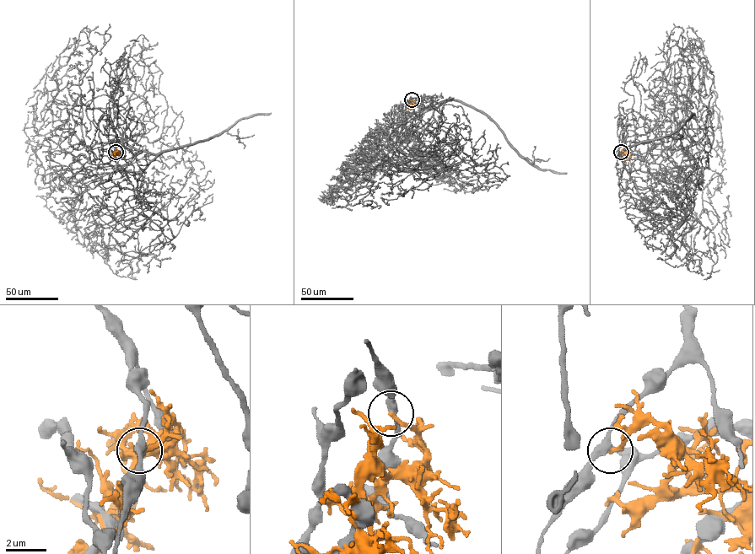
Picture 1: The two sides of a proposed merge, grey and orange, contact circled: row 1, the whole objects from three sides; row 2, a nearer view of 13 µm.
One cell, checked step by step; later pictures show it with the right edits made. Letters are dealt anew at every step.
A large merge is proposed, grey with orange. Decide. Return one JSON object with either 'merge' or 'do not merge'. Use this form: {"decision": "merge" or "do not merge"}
{"decision": "do not merge"}

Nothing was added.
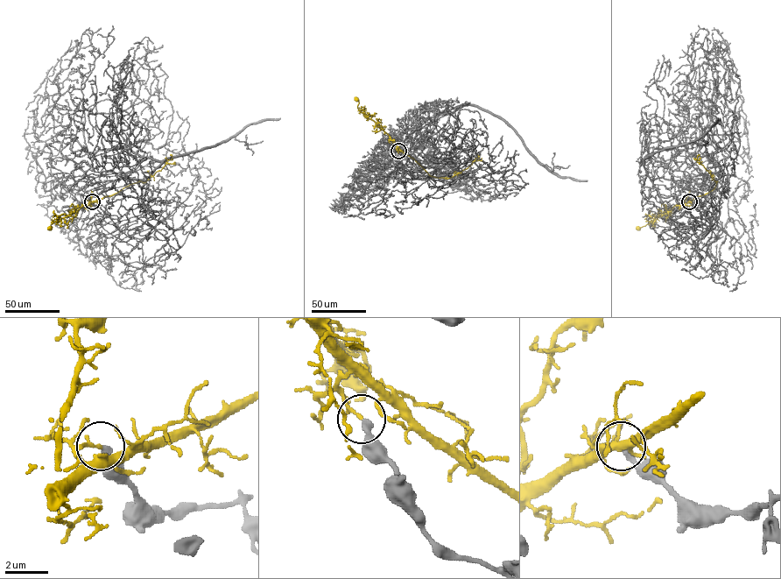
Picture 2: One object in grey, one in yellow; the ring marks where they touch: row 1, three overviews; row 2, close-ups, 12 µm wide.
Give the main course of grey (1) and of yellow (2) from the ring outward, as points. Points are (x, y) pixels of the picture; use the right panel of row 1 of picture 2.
1: (689, 201), (701, 207), (663, 197), (643, 161), (734, 133), (726, 45), (699, 60)
2: (690, 201), (675, 205), (666, 213), (637, 228)

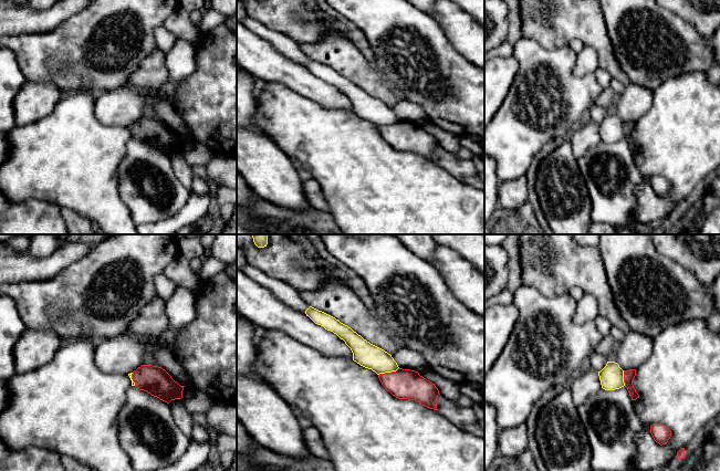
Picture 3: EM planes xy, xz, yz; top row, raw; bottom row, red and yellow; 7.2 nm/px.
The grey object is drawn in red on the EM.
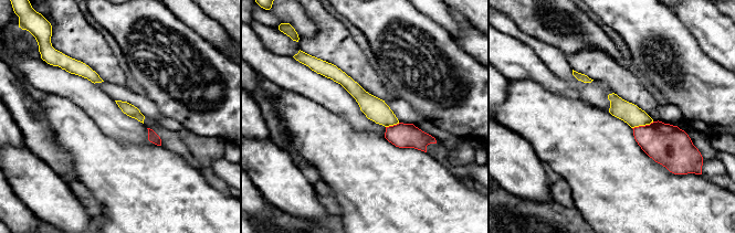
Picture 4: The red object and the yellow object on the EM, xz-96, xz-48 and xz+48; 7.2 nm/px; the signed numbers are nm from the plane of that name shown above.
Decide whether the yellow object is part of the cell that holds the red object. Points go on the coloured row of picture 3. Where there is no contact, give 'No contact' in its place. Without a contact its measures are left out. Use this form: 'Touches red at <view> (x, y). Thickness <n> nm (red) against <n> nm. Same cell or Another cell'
Touches red at xz (388, 373). Thickness 220 nm (red) against 180 nm. Another cell

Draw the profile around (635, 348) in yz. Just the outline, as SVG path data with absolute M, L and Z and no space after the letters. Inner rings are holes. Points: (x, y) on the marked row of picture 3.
M629 329L616 345L614 360L623 370L637 369L651 354L653 338Z

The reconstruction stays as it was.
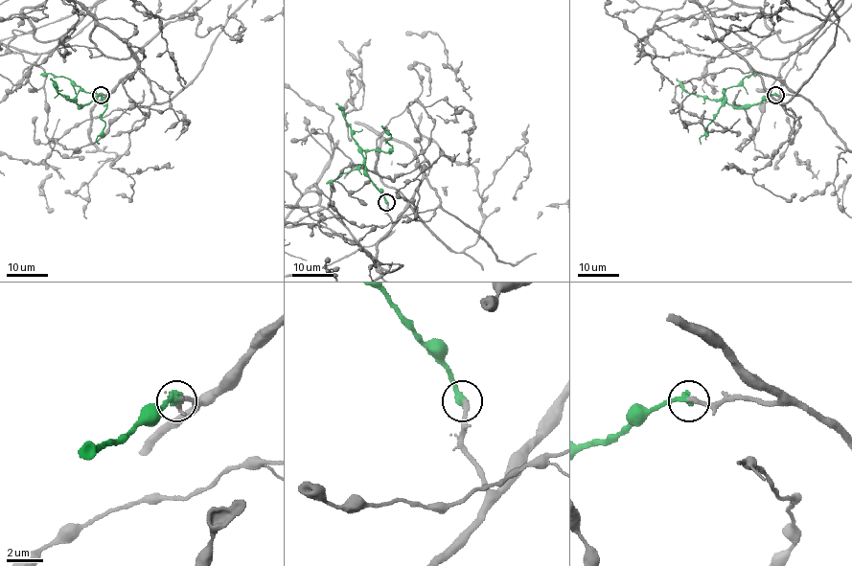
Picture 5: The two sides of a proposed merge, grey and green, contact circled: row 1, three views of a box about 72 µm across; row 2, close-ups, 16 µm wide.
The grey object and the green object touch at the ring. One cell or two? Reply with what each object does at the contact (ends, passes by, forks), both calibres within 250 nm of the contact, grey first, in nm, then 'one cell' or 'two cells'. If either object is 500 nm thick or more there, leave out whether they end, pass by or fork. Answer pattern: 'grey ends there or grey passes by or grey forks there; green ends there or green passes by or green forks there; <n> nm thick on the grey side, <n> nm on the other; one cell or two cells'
grey ends there; green ends there; 320 nm thick on the grey side, 360 nm on the other; one cell

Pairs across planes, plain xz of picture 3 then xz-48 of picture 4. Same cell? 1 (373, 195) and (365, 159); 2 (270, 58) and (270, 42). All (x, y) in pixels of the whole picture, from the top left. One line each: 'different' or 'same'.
1: same
2: different

